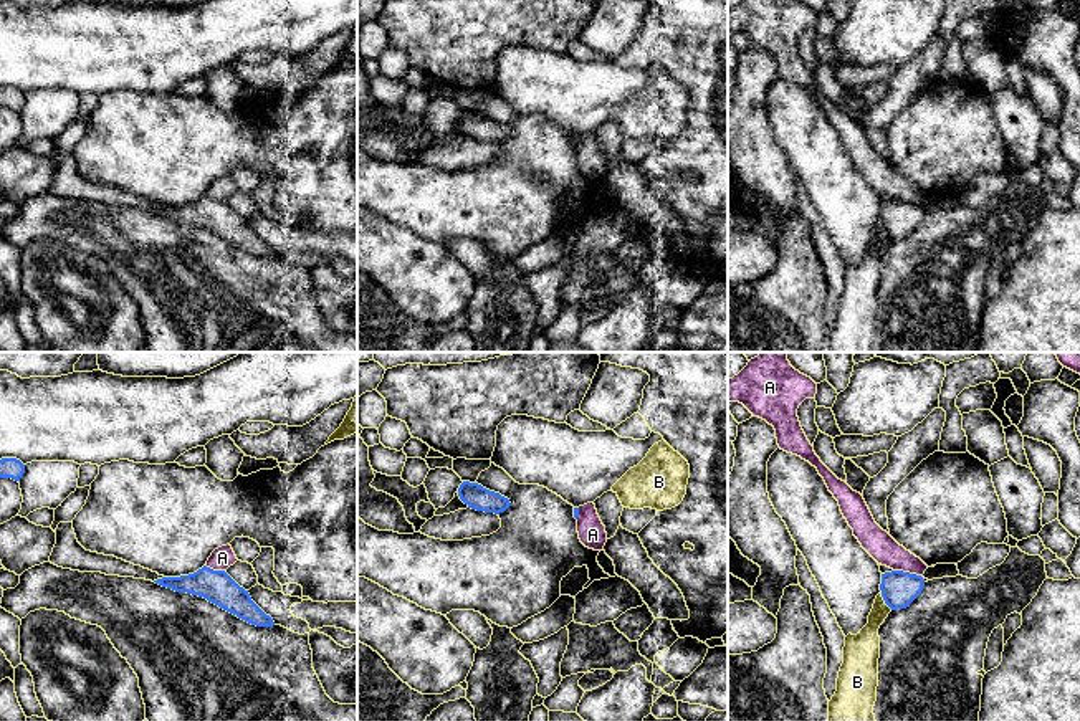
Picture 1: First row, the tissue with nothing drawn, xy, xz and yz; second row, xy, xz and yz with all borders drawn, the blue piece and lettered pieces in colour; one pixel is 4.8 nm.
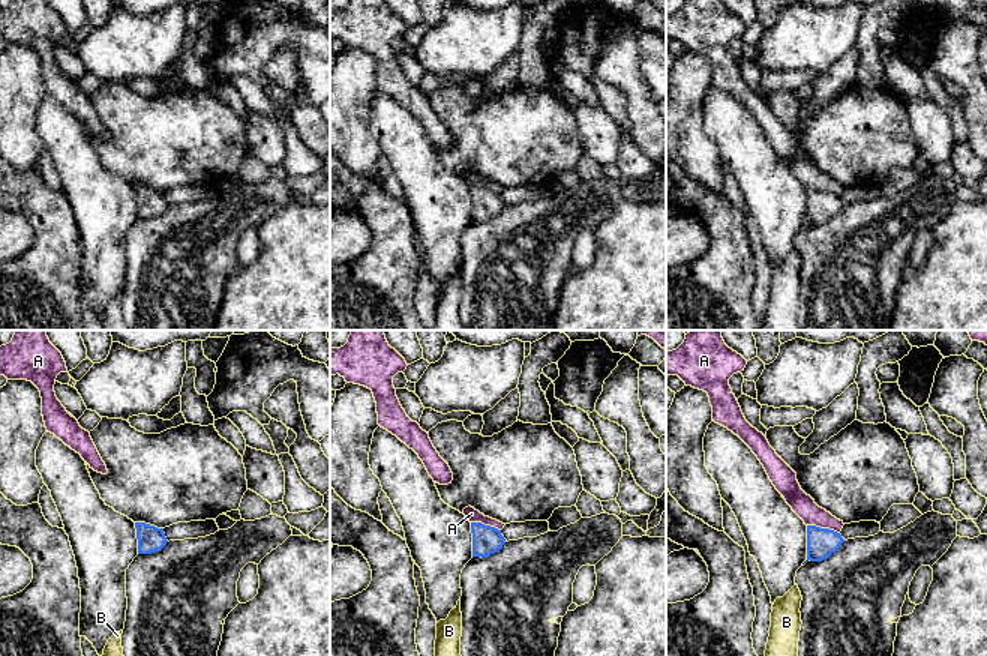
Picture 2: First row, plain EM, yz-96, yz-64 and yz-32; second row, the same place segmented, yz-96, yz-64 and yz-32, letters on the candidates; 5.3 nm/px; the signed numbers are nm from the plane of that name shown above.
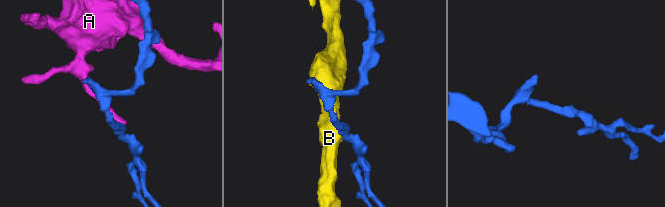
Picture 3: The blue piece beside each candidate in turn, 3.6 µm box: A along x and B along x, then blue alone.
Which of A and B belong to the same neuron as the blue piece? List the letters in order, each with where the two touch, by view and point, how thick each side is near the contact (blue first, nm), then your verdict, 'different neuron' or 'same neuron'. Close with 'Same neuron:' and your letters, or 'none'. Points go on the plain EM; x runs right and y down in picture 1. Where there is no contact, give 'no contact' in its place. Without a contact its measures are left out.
A: yz (908, 202) | 180/140 nm | different neuron
B: yz (884, 229) | 180/140 nm | different neuron
Same neuron: none

